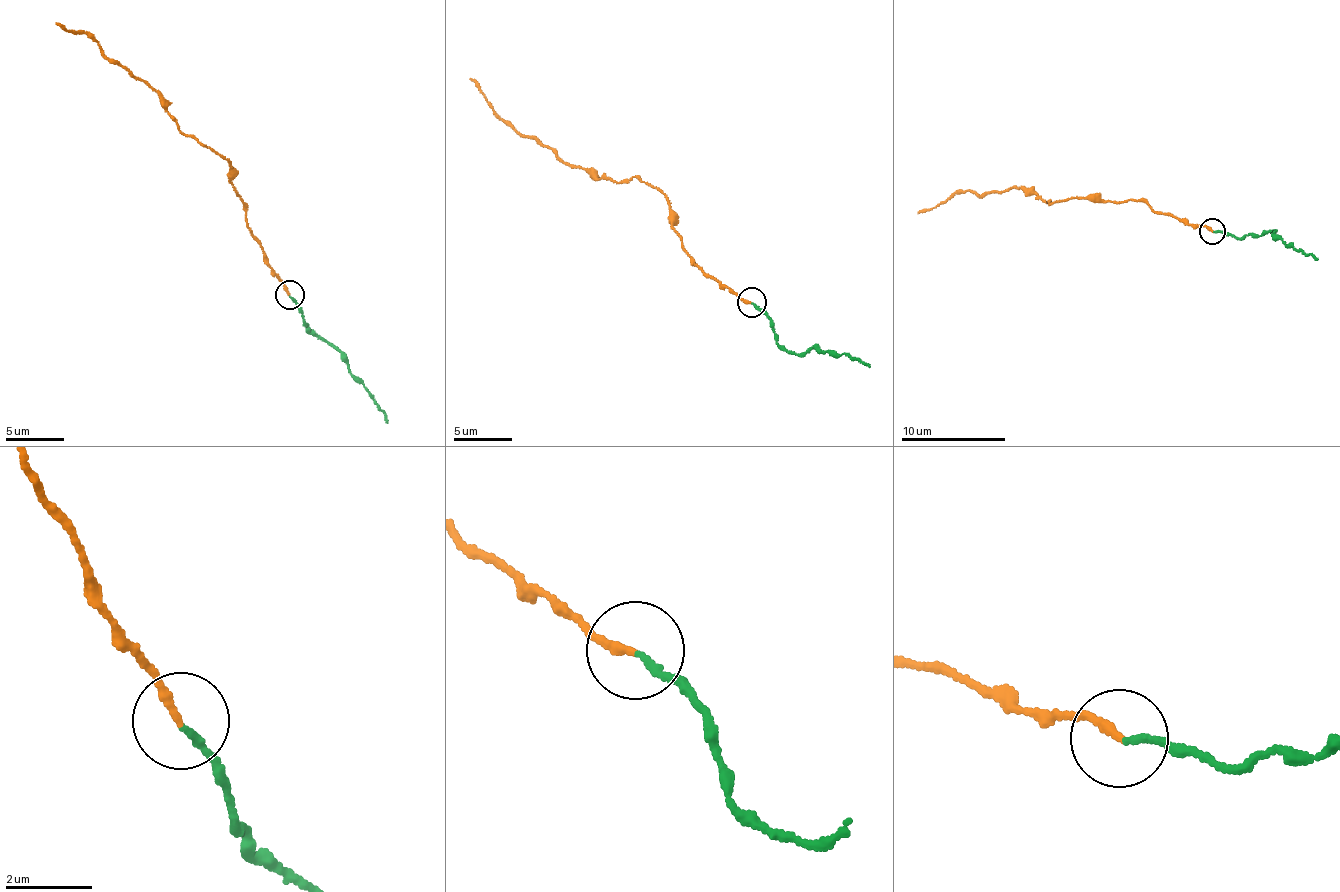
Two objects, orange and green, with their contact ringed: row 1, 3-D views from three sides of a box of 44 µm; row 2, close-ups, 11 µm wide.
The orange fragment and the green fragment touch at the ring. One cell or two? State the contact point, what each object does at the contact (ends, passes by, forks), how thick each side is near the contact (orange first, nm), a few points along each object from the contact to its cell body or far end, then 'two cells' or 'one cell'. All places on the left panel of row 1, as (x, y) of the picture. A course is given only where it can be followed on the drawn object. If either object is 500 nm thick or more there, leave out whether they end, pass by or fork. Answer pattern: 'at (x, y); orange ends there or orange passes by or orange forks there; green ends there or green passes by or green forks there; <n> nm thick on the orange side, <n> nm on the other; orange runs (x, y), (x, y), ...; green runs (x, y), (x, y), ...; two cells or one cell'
at (289, 295); orange ends there; green ends there; 200 nm thick on the orange side, 150 nm on the other; orange runs (290, 294), (230, 180), (230, 163), (181, 130), (155, 89), (109, 61), (96, 41), (55, 23); green runs (290, 294), (305, 329), (342, 354), (386, 423); one cell

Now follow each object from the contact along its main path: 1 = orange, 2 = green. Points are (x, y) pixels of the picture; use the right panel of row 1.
1: (1213, 230), (1129, 199), (1116, 202), (1076, 198), (1049, 202), (1018, 188), (982, 196), (968, 190), (917, 213)
2: (1213, 230), (1238, 238), (1271, 231), (1273, 235), (1317, 260)

